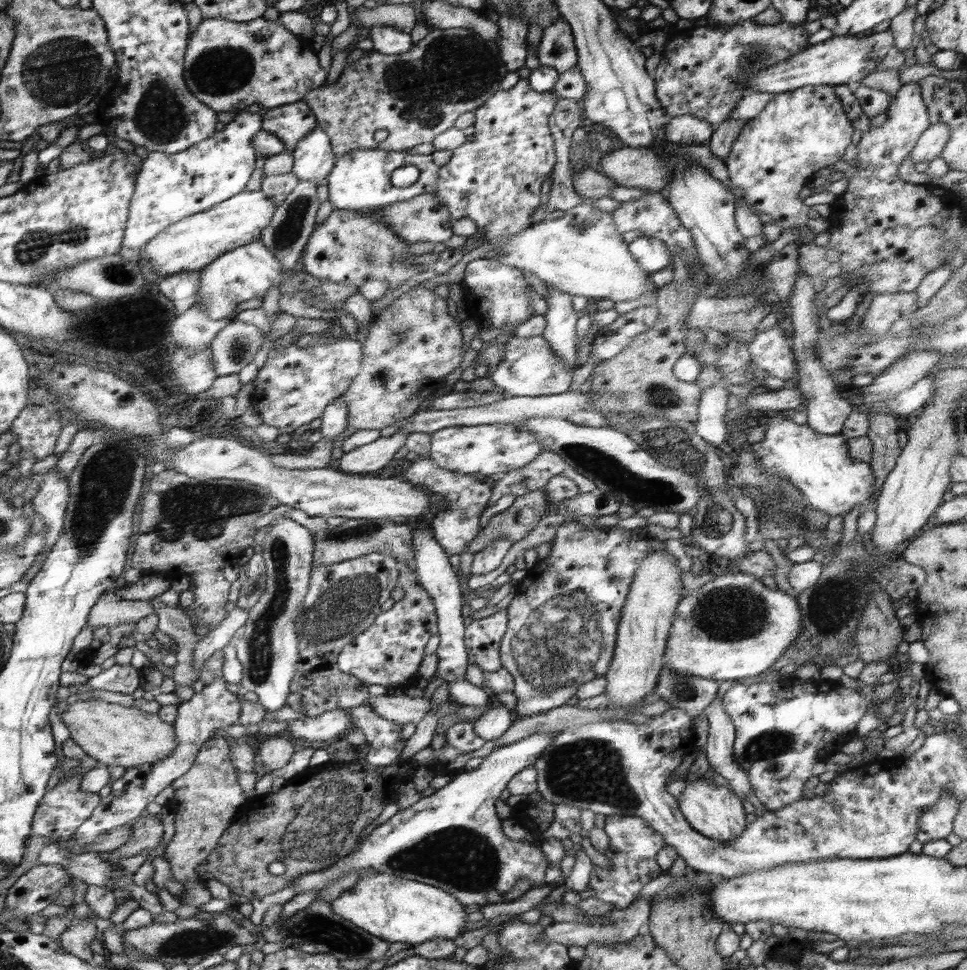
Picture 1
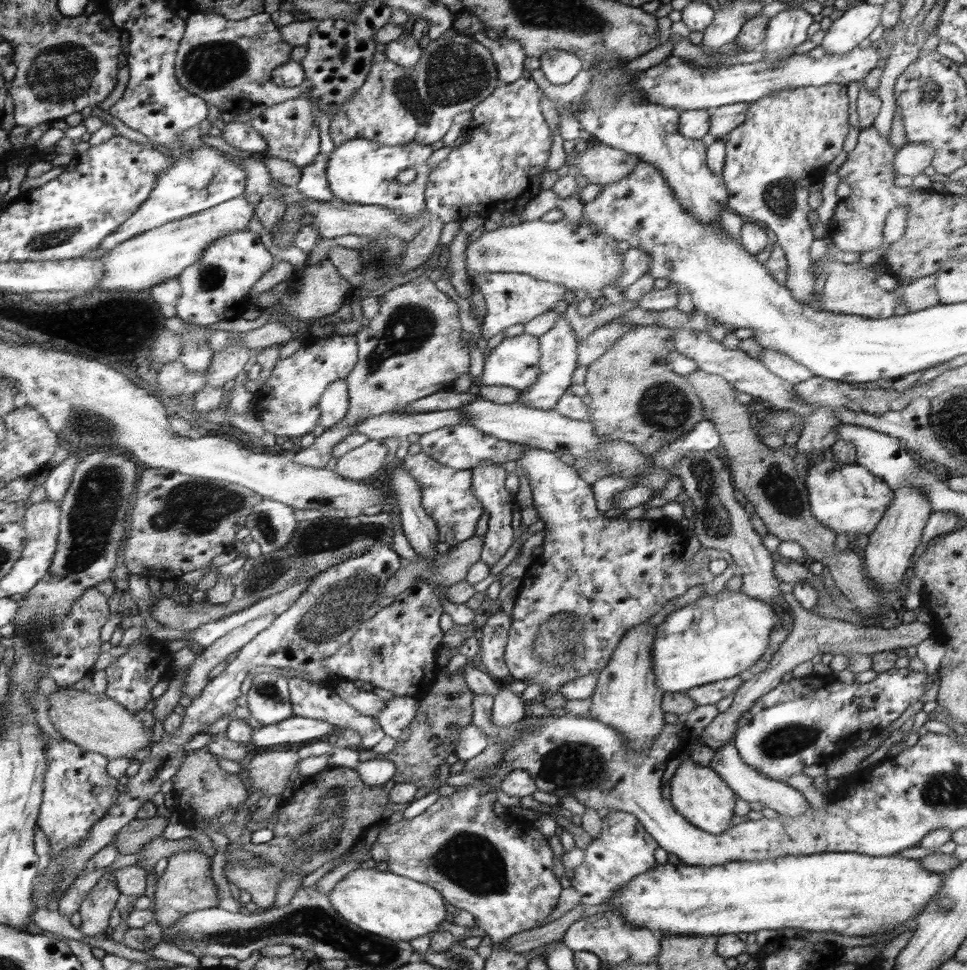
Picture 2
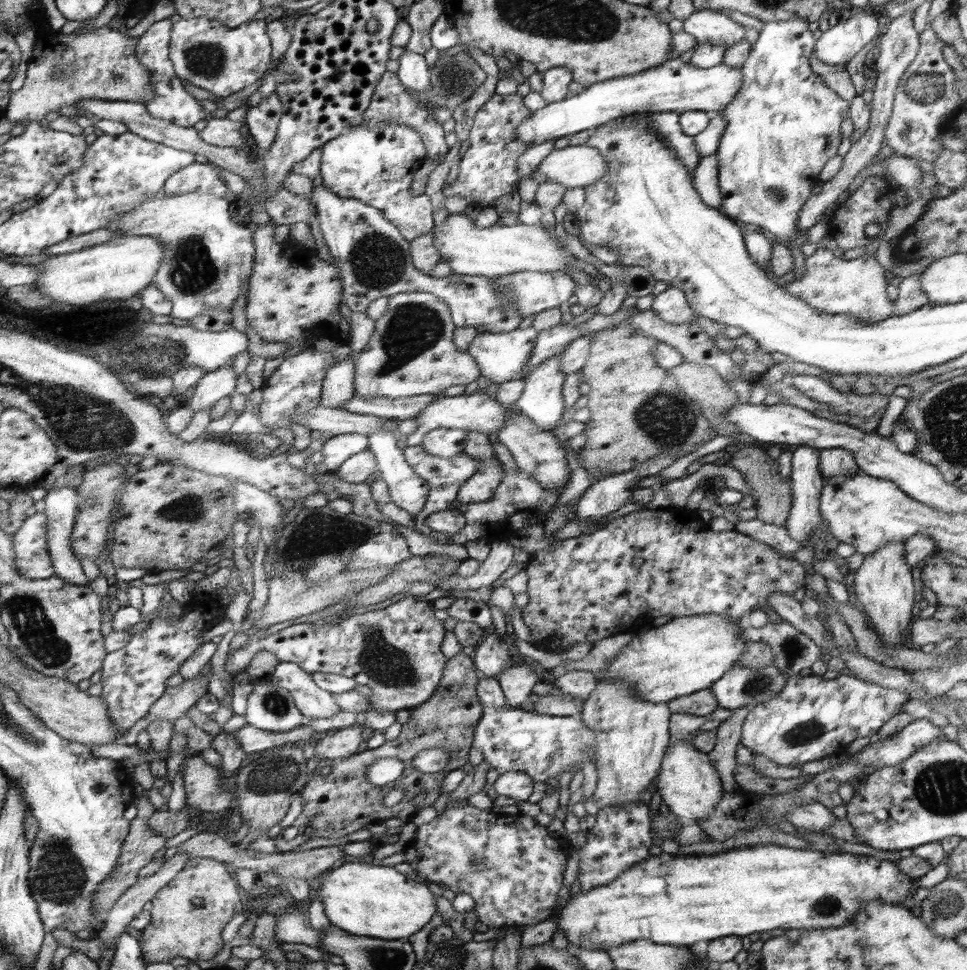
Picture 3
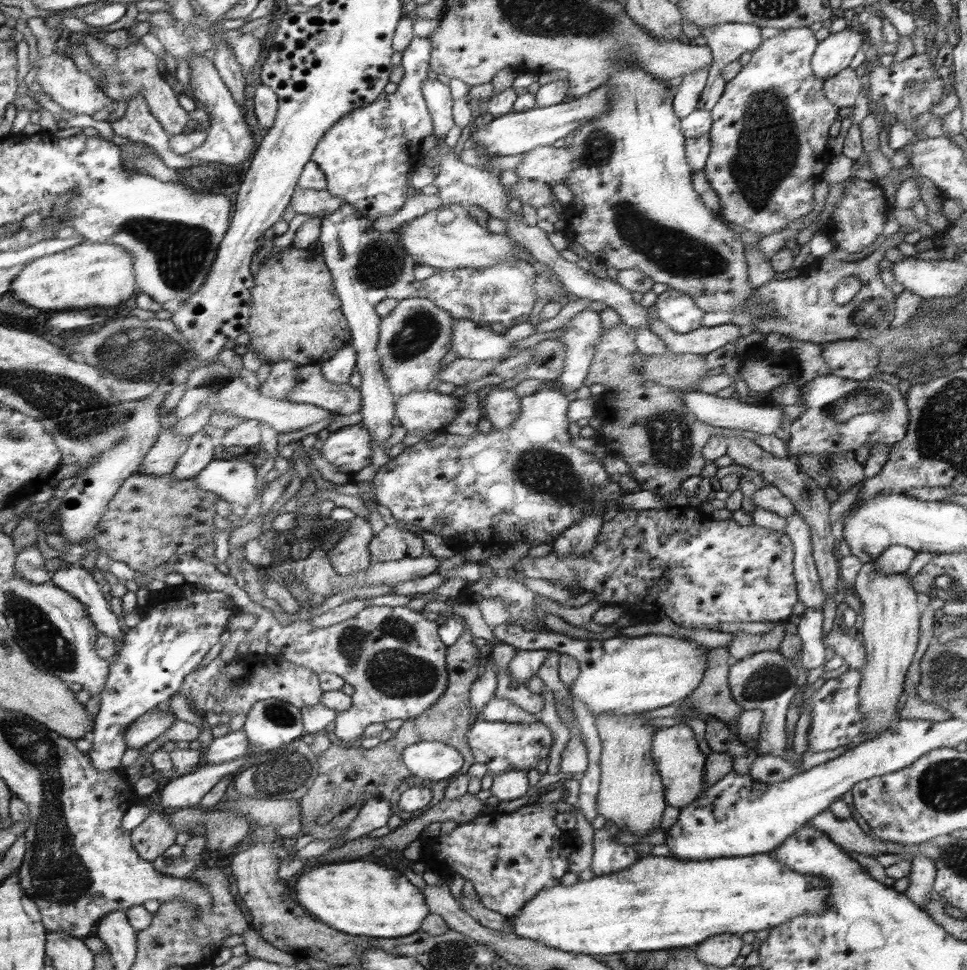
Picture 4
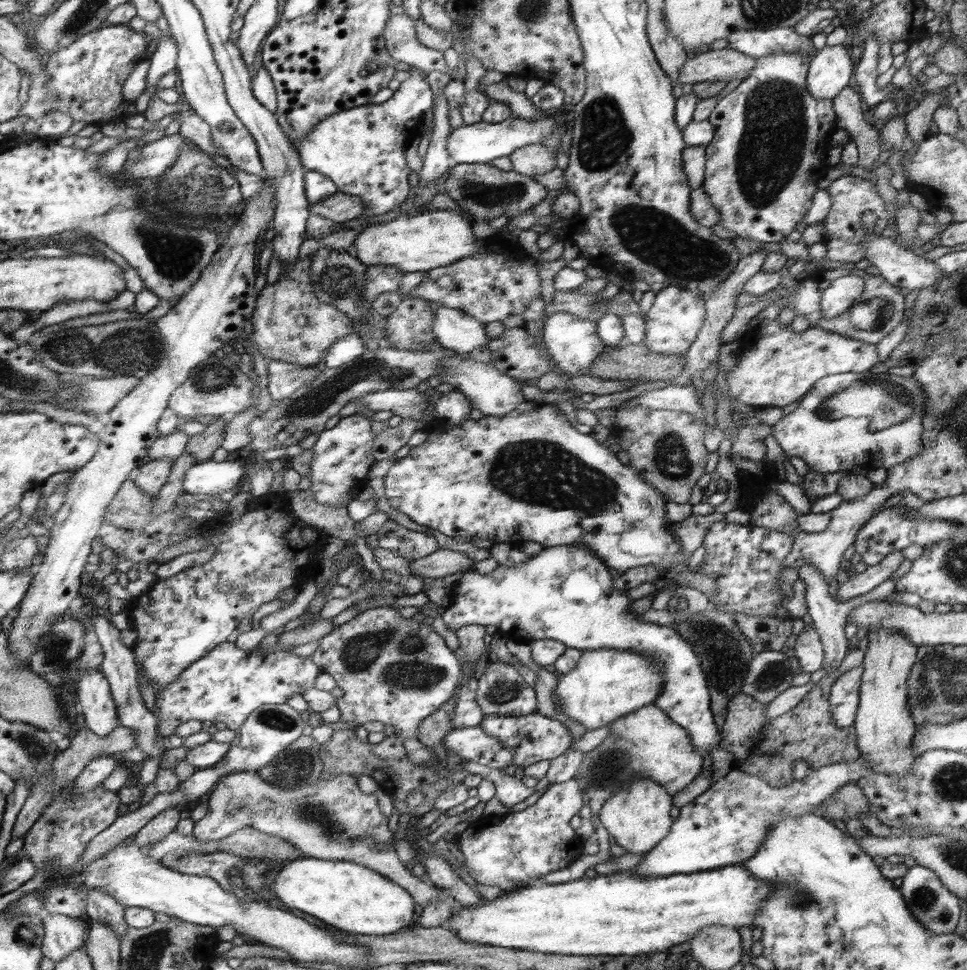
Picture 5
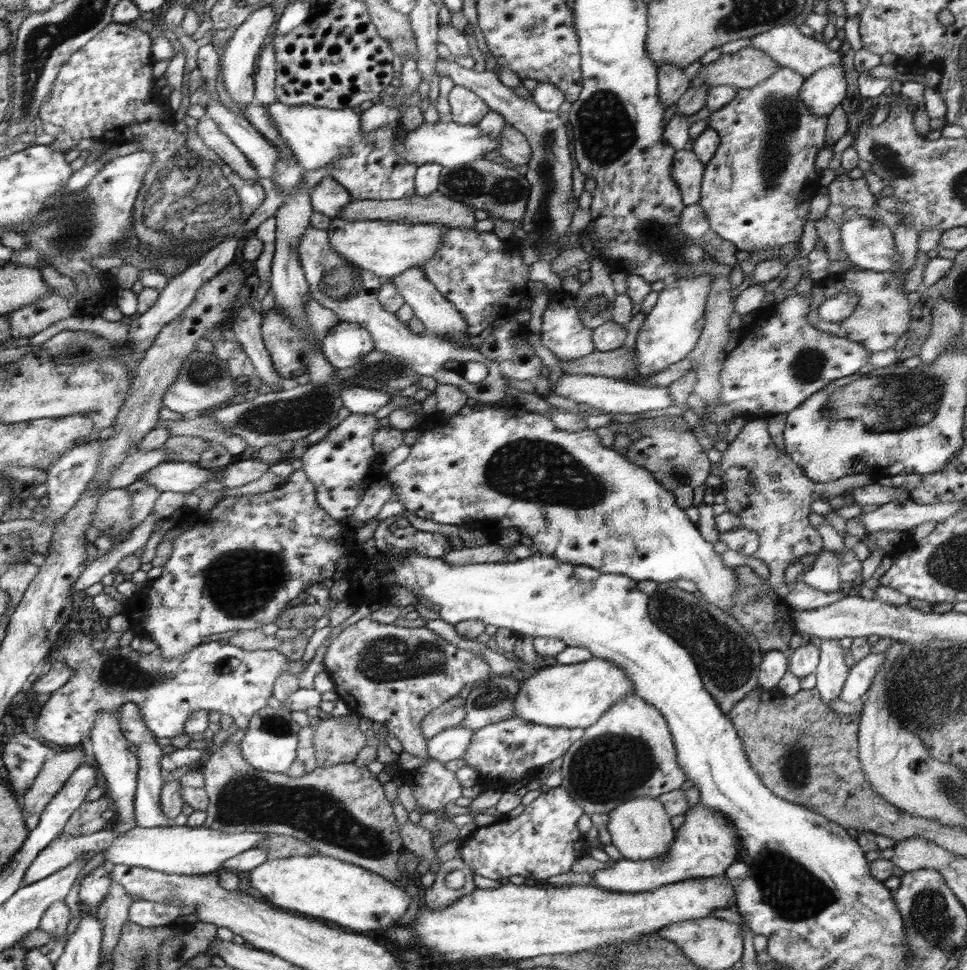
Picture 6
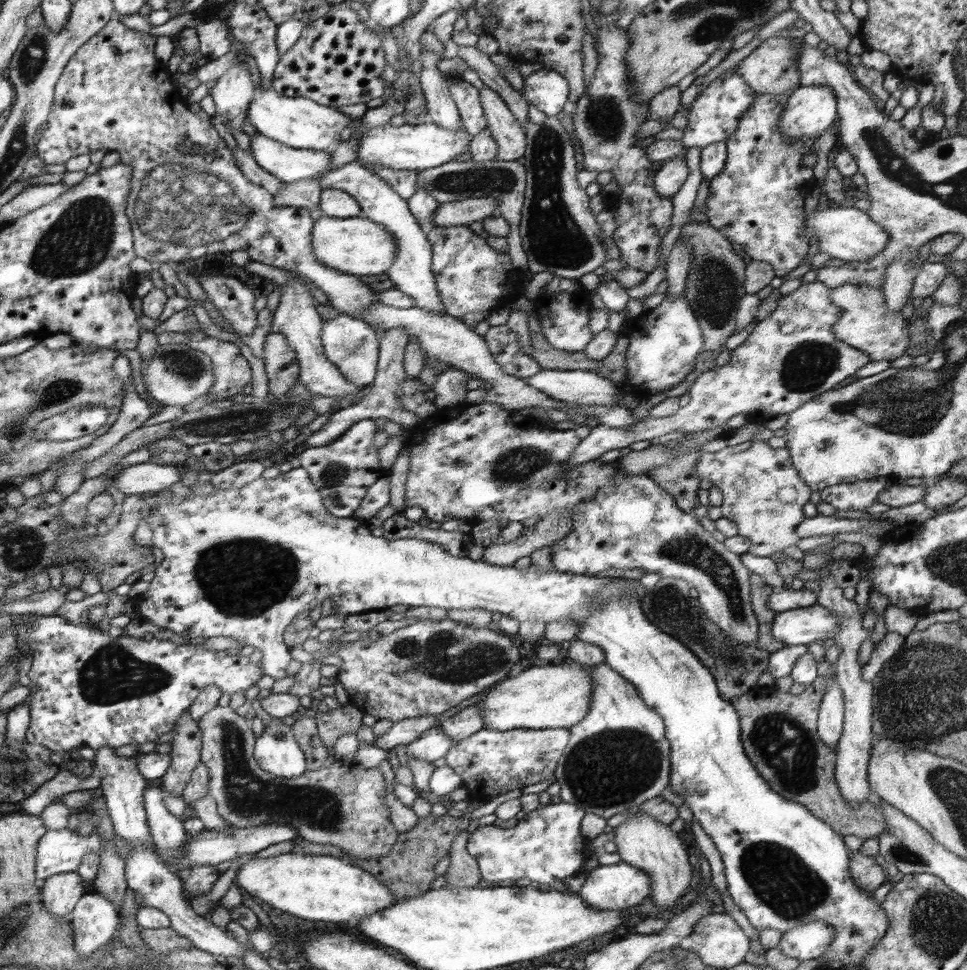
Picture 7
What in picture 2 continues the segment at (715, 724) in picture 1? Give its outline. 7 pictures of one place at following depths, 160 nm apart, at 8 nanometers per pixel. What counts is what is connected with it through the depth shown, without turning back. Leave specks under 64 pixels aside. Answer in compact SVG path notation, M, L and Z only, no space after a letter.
M728 742L726 746L722 746L720 750L715 751L713 761L709 764L709 767L715 770L729 784L737 798L741 798L744 802L761 802L765 808L770 808L782 816L802 816L806 810L812 808L810 802L805 800L804 796L795 788L784 782L770 780L742 761L733 742Z

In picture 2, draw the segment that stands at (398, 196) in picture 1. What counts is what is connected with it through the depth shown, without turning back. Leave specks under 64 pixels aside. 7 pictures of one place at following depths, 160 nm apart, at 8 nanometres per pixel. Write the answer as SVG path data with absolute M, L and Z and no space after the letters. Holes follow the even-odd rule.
M366 138L346 141L329 154L326 167L326 178L334 199L359 205L384 206L398 213L398 220L410 224L418 220L424 212L424 188L428 188L428 158L432 148L424 148L422 143L386 146ZM403 170L416 171L416 178L410 184L402 184L395 176Z

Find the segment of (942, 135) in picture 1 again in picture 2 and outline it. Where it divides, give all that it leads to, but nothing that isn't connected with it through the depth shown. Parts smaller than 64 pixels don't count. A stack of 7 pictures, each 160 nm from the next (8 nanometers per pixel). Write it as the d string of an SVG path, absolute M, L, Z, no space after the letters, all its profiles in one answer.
M907 142L897 150L893 165L898 175L904 174L914 178L932 164L934 157L935 150L932 145Z

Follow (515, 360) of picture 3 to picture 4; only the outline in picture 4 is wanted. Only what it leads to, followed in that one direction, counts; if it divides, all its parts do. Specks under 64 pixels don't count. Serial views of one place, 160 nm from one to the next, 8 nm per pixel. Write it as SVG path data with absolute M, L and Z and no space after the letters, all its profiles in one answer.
M455 319L453 327L453 350L459 357L479 361L498 360L514 348L514 342L535 334L530 320L521 322L508 330L482 328L471 320Z

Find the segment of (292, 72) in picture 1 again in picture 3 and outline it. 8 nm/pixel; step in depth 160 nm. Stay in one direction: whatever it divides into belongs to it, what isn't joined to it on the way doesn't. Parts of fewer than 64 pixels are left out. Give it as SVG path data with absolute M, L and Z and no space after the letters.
M206 16L179 18L174 20L172 47L169 49L178 78L212 92L215 96L226 97L240 92L256 82L272 64L270 38L266 34L266 19L251 20L230 28Z

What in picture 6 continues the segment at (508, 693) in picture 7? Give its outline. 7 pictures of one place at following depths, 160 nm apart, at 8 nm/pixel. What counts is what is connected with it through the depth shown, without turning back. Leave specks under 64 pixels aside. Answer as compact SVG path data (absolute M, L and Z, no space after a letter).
M590 657L586 662L576 664L544 666L520 684L512 718L522 718L550 728L586 729L600 721L610 707L632 691L634 686L630 678L626 678L624 670L601 658Z

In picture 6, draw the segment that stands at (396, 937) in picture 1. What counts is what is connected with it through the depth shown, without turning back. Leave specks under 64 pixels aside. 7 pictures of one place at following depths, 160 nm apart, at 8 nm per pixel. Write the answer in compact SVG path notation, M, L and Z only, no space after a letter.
M326 855L266 860L250 870L250 884L279 909L330 920L352 932L386 930L408 910L412 897L374 871Z

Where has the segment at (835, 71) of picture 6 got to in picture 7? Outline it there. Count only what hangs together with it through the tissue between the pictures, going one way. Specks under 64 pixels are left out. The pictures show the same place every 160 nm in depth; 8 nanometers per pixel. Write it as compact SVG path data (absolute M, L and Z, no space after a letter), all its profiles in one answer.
M800 85L788 97L777 129L791 141L818 138L836 120L837 100L830 87Z

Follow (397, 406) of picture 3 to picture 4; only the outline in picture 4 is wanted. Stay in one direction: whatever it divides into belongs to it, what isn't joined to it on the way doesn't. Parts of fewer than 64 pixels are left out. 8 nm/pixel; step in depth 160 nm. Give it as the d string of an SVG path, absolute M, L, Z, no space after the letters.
M318 364L300 366L297 371L298 384L287 396L288 401L312 404L338 415L360 412L363 402L358 387L349 383L334 384L322 374Z

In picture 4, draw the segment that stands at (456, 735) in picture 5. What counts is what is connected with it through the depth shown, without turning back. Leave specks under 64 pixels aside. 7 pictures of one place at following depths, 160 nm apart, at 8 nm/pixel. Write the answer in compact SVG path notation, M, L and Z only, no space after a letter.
M480 718L467 730L465 741L475 762L486 764L497 775L516 770L530 771L540 760L549 757L554 736L541 721L518 726L506 722L488 722Z

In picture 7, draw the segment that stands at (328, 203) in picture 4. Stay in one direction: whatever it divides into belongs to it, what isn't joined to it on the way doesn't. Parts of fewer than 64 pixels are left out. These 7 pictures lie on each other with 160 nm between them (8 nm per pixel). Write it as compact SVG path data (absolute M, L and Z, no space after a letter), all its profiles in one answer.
M467 197L453 202L440 203L434 225L438 227L470 227L474 222L483 222L498 213L494 199Z

